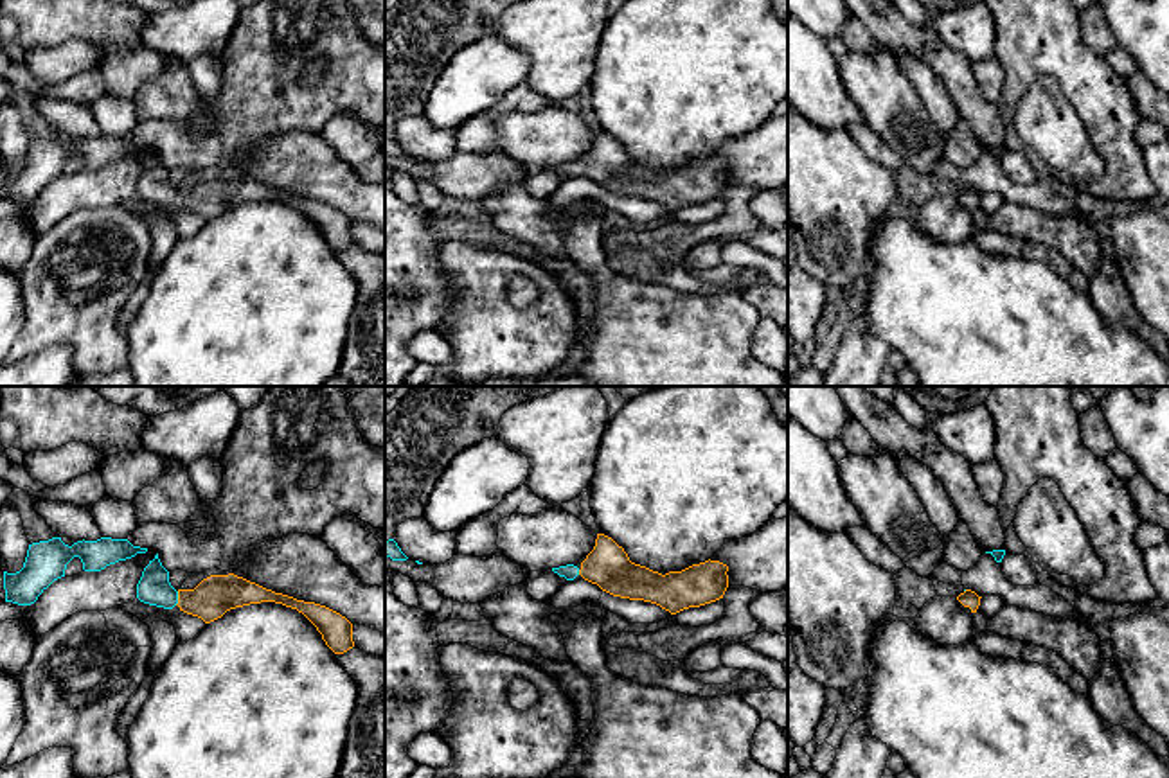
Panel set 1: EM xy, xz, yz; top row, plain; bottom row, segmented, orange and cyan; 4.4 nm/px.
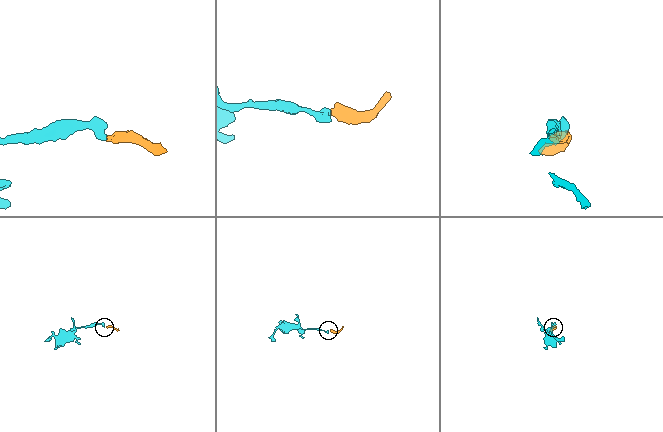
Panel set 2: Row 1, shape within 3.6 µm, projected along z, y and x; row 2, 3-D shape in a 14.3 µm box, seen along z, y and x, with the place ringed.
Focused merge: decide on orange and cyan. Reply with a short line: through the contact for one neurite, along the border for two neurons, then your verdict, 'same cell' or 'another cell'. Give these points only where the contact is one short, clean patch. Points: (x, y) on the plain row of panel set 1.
line xy (213, 194), (178, 196), (166, 194), (153, 185); same cell

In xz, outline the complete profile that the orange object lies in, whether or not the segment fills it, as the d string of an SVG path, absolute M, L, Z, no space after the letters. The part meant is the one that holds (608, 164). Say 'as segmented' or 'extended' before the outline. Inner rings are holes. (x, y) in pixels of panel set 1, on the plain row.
extended; M597 131L593 147L579 165L567 162L552 169L567 178L581 172L613 194L651 199L671 212L716 199L728 185L728 164L719 158L709 156L662 172L631 160L624 146L604 131Z

